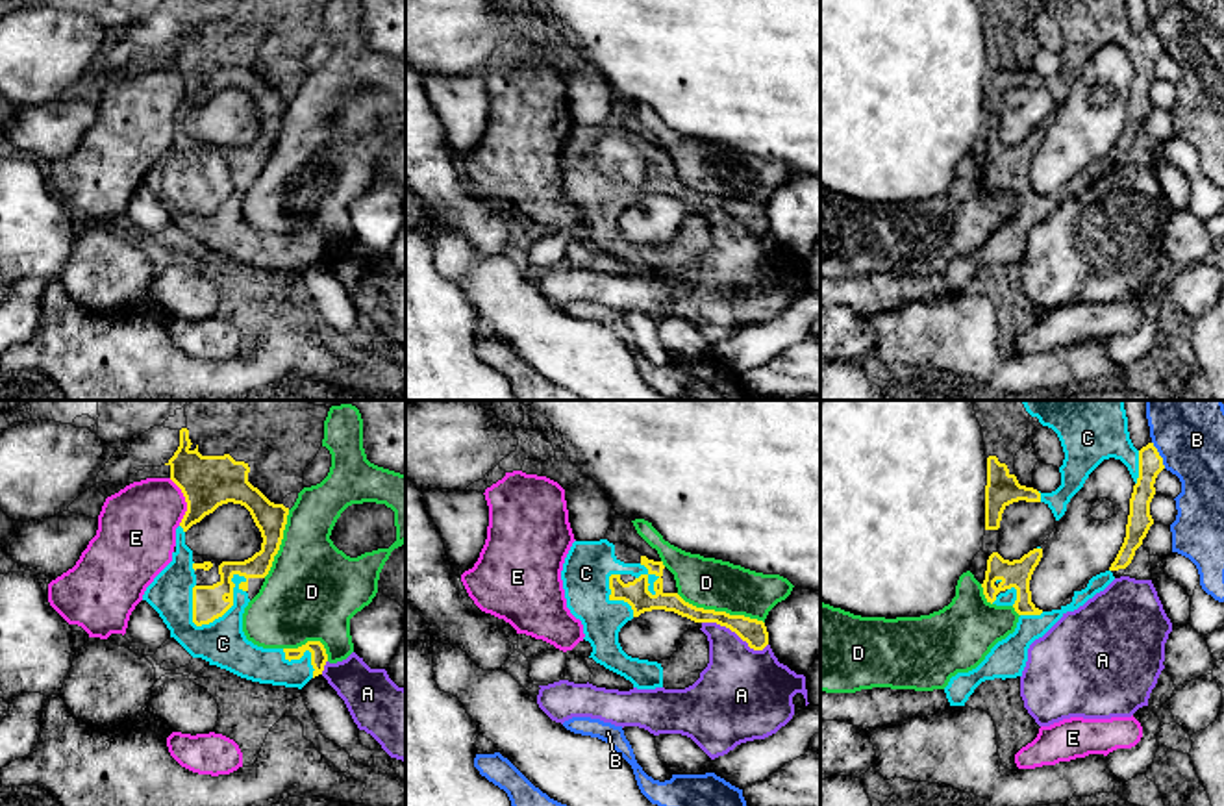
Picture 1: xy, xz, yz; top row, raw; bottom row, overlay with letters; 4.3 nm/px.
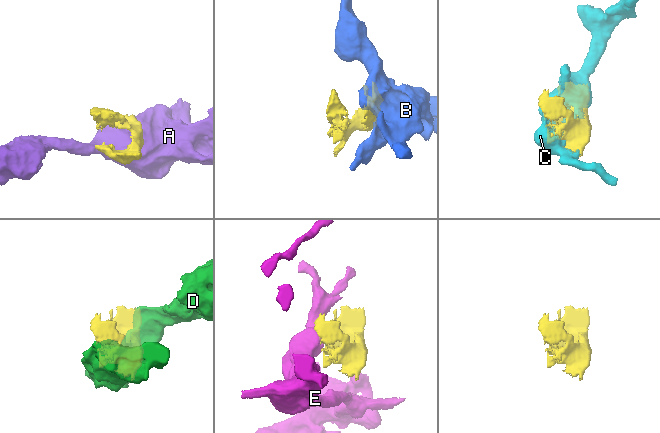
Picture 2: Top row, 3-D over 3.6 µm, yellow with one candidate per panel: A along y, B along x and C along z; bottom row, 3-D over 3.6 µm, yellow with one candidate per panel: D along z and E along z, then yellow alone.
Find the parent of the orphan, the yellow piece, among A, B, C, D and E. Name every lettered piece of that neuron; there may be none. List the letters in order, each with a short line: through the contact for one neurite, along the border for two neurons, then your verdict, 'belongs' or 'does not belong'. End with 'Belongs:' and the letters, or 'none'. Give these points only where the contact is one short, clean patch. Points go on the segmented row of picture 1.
A: does not belong
B: line yz (1152, 441), (1165, 467); does not belong
C: belongs
D: does not belong
E: line xy (169, 478), (180, 490), (186, 503), (180, 525); does not belong
Belongs: C

